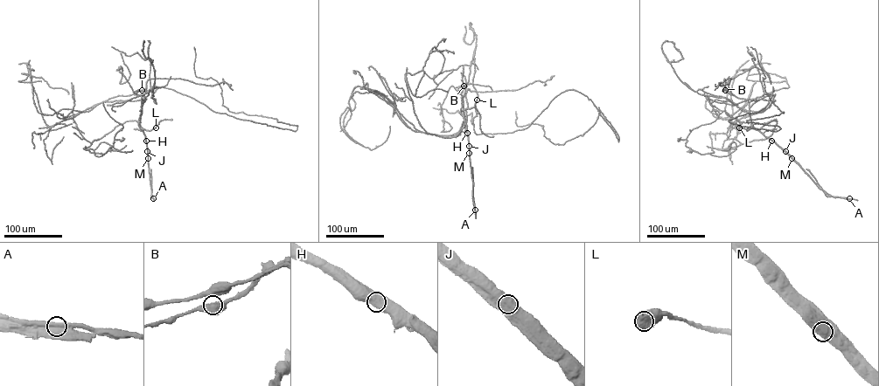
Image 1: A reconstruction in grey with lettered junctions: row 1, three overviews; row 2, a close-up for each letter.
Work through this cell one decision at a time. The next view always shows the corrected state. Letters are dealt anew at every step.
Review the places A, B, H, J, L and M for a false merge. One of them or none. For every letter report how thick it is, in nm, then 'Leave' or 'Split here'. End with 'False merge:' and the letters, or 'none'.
A: Thickness 900 nm. Split here
B: Thickness 950 nm. Leave
H: Thickness 800 nm. Leave
J: Thickness 800 nm. Leave
L: Thickness 900 nm. Leave
M: Thickness 800 nm. Leave
False merge: A

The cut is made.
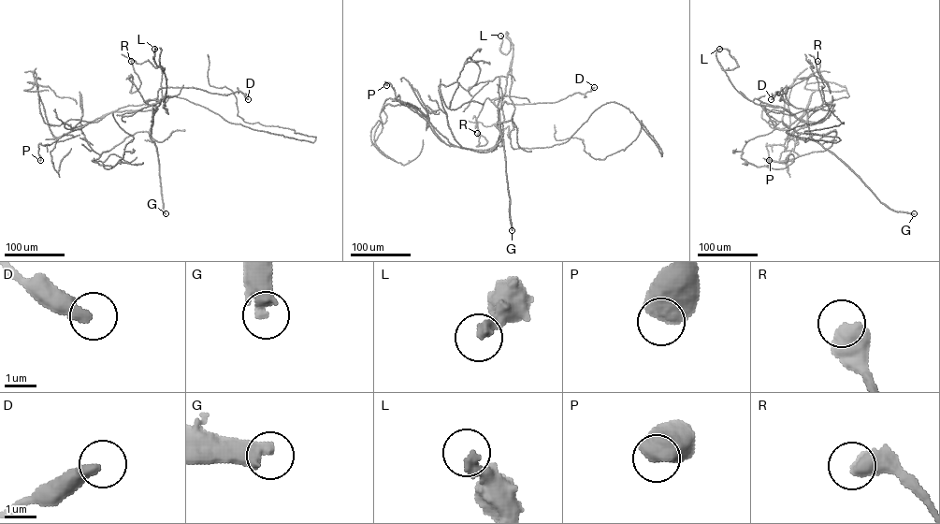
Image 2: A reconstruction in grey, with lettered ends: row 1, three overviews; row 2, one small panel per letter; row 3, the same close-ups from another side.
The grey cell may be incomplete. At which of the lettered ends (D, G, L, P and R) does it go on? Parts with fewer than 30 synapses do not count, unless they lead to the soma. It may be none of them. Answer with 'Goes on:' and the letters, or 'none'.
Goes on: G

